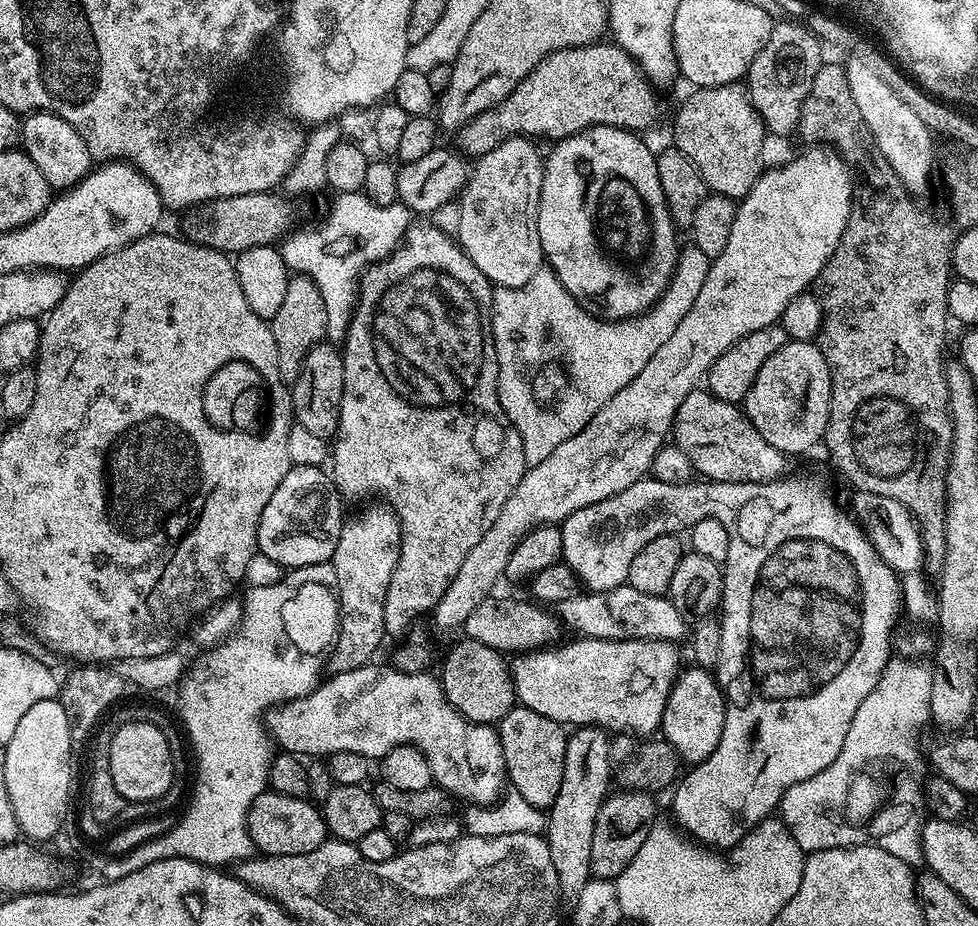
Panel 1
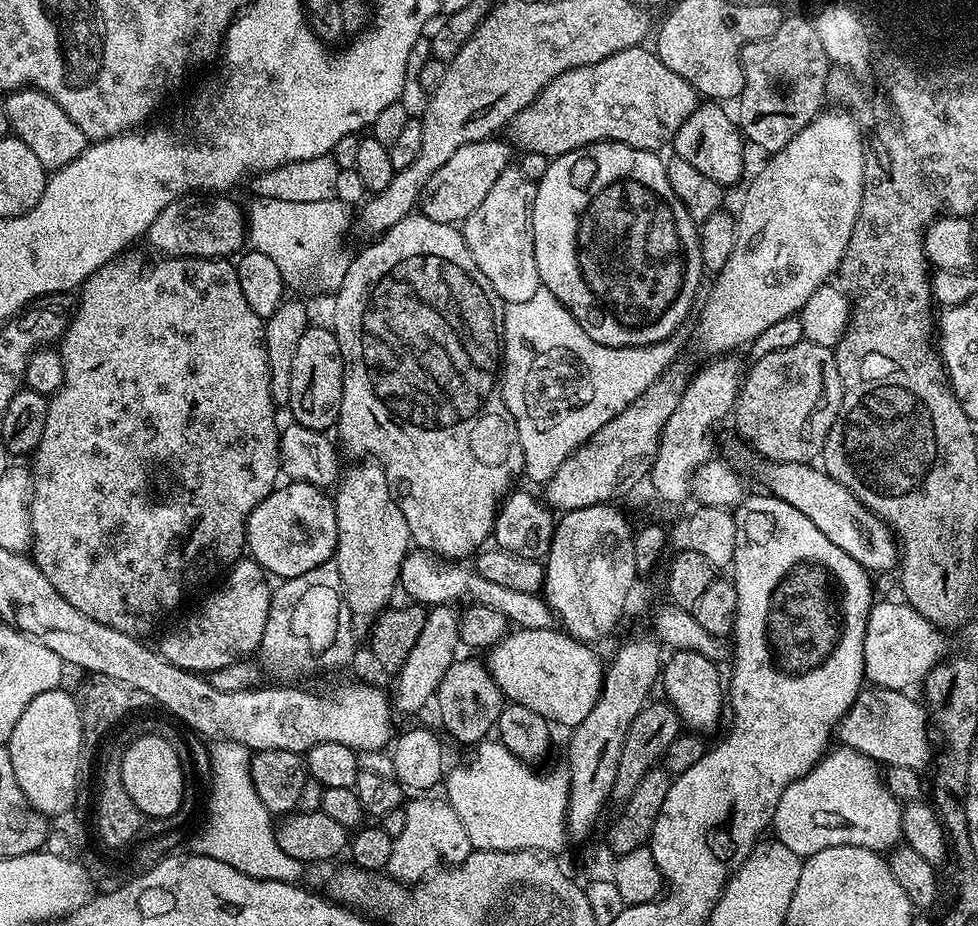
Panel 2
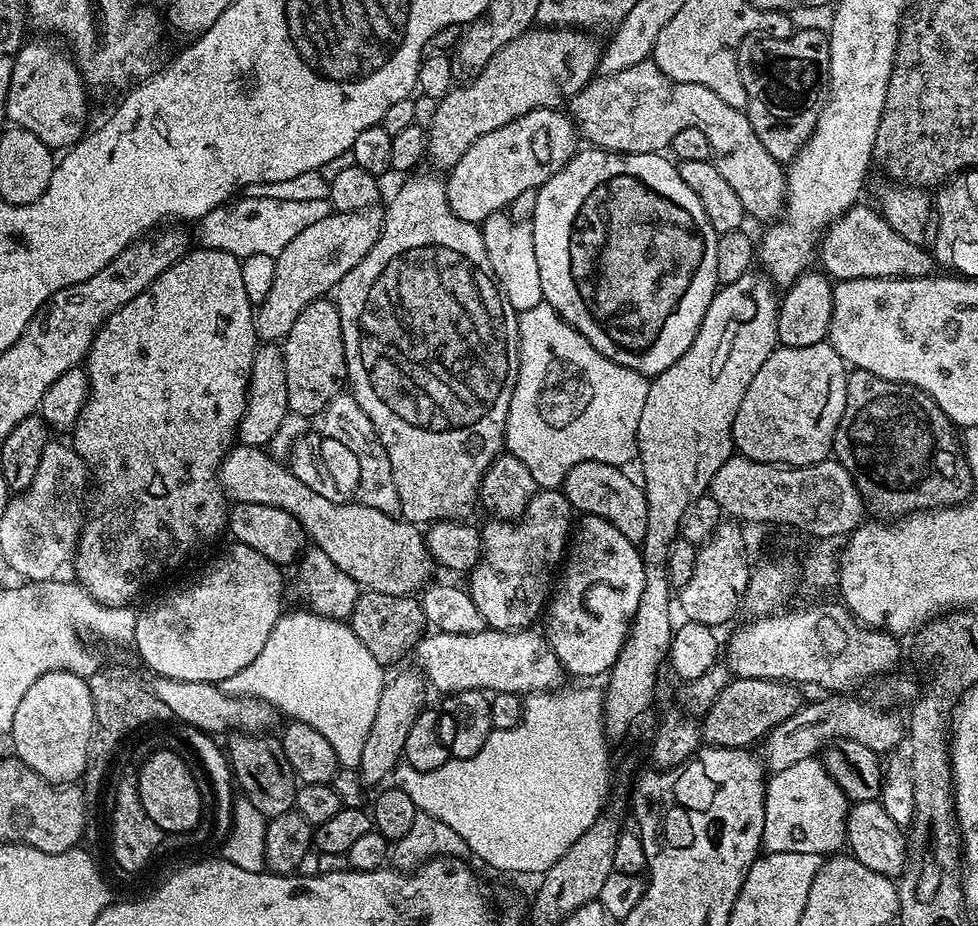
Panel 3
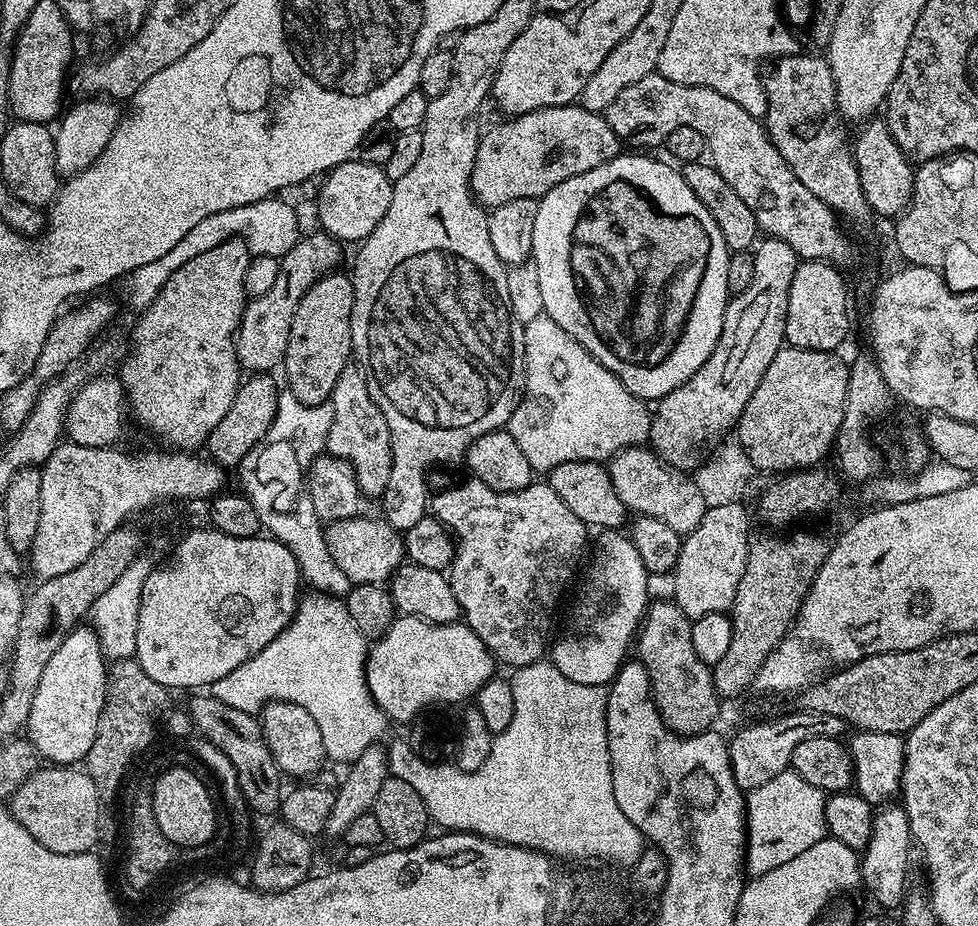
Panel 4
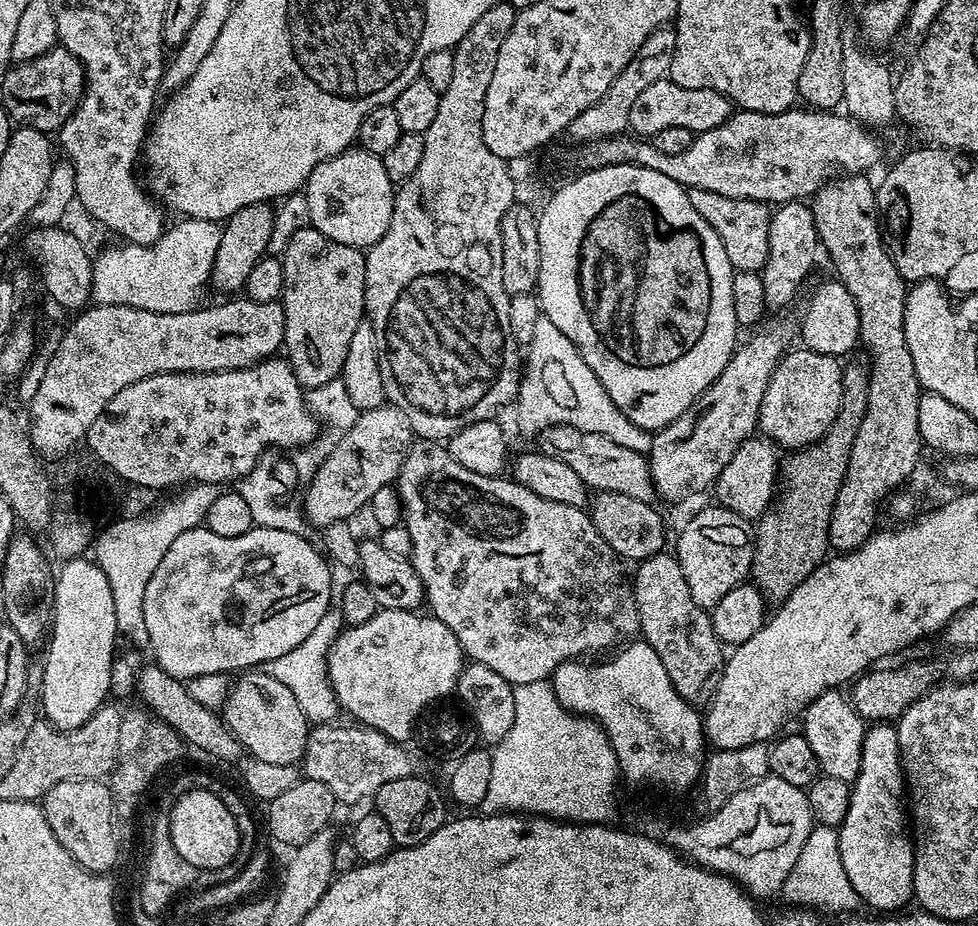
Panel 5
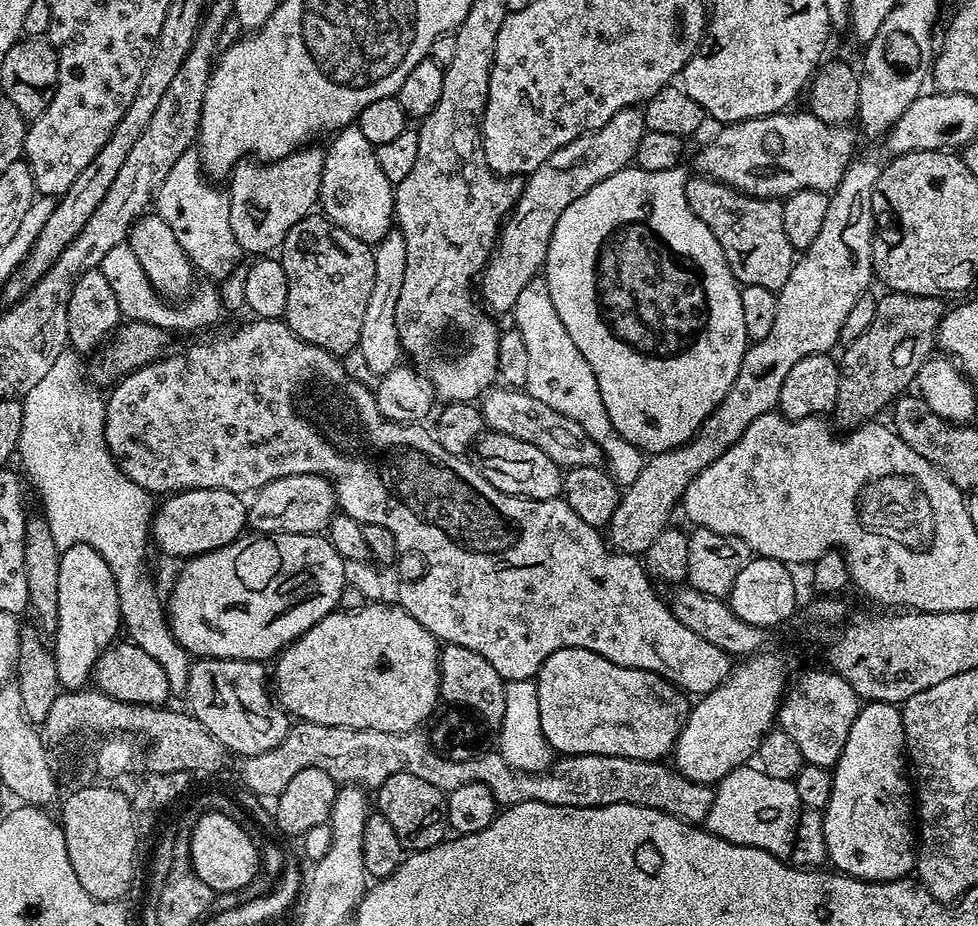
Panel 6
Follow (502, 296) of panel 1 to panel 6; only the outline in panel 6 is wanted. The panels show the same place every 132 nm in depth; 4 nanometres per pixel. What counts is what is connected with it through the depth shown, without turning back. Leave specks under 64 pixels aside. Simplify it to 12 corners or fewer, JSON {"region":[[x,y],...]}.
{"region":[[543,279],[518,294],[524,388],[598,442],[620,486],[645,453],[614,430]]}

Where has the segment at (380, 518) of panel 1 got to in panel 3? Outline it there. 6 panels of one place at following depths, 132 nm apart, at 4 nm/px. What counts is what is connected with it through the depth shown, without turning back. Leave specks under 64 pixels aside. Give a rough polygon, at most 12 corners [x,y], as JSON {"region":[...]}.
{"region":[[351,391],[324,407],[319,431],[358,458],[355,499],[400,511],[390,458]]}

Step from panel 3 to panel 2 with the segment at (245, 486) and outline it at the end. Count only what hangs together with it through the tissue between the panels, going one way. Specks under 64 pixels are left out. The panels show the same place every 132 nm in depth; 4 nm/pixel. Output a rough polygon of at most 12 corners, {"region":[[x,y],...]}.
{"region":[[415,549],[401,589],[425,606],[490,606],[516,628],[553,627],[543,595]]}

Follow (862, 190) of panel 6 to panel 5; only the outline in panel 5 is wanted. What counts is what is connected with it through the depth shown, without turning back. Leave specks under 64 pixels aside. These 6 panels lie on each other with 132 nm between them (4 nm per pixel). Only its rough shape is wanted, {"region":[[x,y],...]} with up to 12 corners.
{"region":[[778,325],[732,353],[652,437],[657,497],[713,487],[757,431],[786,354]]}

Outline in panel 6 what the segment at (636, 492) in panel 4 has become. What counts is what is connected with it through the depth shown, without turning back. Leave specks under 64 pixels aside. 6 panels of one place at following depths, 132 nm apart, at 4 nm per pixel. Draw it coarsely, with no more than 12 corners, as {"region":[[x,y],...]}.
{"region":[[527,390],[478,404],[491,431],[538,446],[561,469],[601,467],[598,442]]}

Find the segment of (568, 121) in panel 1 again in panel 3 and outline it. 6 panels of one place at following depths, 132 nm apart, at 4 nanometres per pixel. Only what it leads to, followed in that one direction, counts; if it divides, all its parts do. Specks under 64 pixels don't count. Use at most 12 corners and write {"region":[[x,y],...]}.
{"region":[[651,59],[570,101],[589,145],[663,153],[697,128],[745,213],[786,203],[747,111]]}

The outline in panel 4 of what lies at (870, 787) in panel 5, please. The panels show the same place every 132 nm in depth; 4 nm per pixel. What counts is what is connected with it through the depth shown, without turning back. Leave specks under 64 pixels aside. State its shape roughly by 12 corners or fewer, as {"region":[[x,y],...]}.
{"region":[[881,807],[860,878],[882,907],[909,891],[913,842],[903,807]]}

